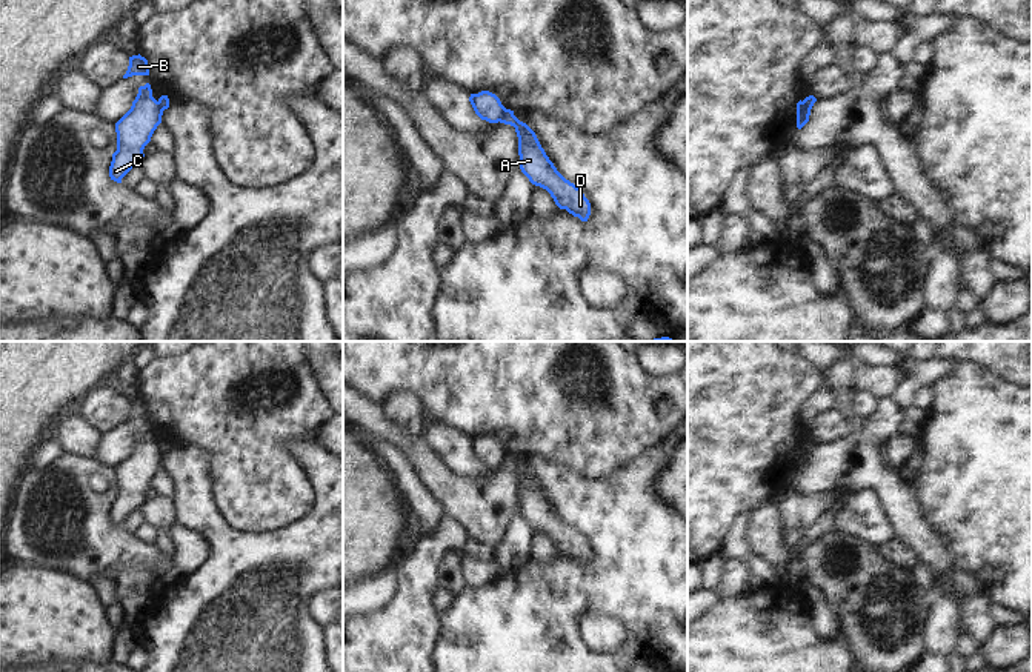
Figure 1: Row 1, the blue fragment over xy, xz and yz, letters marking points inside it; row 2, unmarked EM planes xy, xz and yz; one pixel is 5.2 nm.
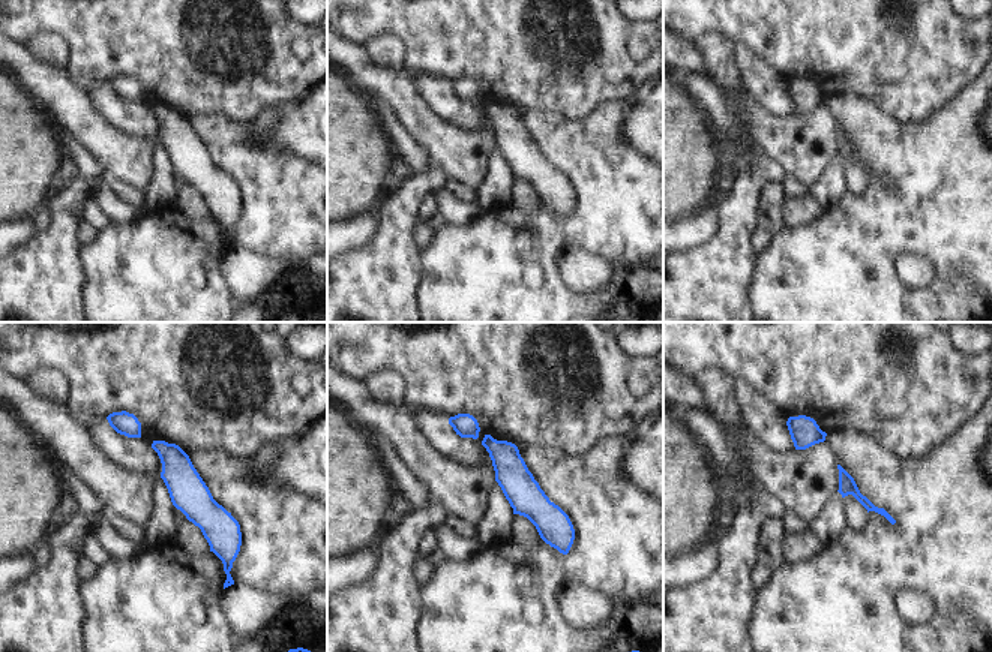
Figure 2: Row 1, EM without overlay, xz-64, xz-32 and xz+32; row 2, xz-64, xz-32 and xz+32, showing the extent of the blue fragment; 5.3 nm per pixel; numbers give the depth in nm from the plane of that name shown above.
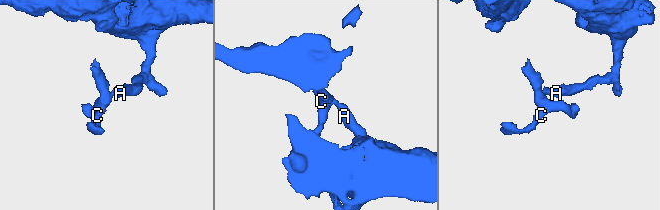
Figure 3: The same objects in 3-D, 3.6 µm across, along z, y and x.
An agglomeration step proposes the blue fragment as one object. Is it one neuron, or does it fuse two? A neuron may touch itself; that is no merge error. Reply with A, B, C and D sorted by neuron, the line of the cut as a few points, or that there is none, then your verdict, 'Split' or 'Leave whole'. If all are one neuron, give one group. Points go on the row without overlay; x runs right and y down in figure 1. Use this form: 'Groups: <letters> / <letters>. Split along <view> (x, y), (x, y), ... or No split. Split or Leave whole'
Groups: A D / B C. Split along xz (506, 454), (499, 465). Split

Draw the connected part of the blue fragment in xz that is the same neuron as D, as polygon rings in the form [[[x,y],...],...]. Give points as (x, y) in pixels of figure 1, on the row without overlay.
[[[506,454],[500,467],[515,472],[518,481],[520,514],[535,531],[546,534],[560,554],[566,554],[581,566],[591,560],[591,547],[583,535],[566,524],[541,492],[535,477]]]

